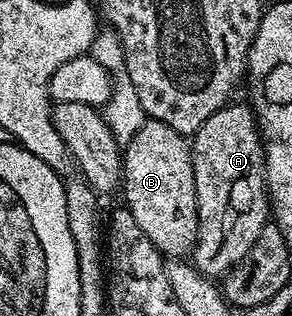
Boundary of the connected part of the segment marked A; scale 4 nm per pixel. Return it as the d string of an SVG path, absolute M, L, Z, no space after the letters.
M241 104L220 108L194 133L192 169L199 210L197 245L191 263L210 278L224 277L255 246L259 230L270 223L269 190L265 186L265 152L252 109Z

